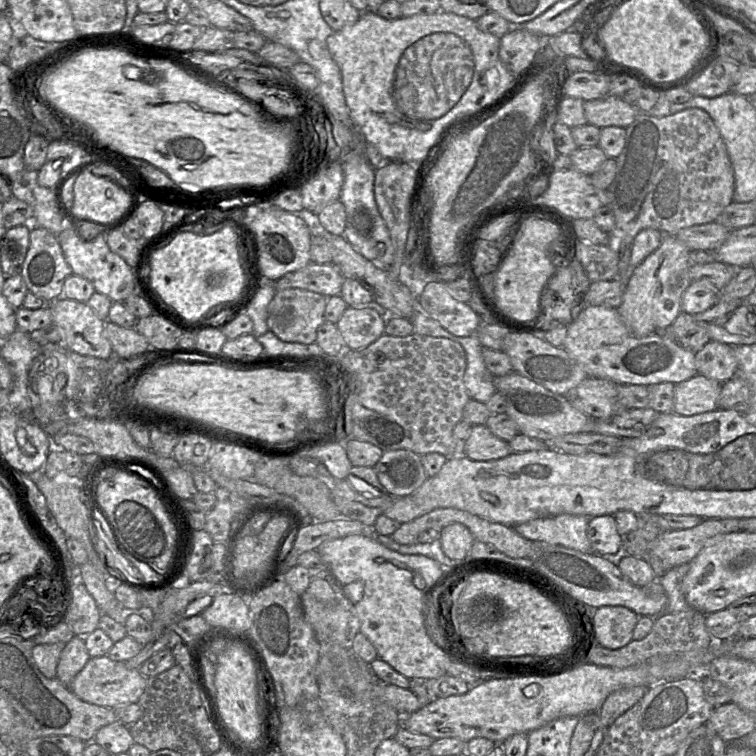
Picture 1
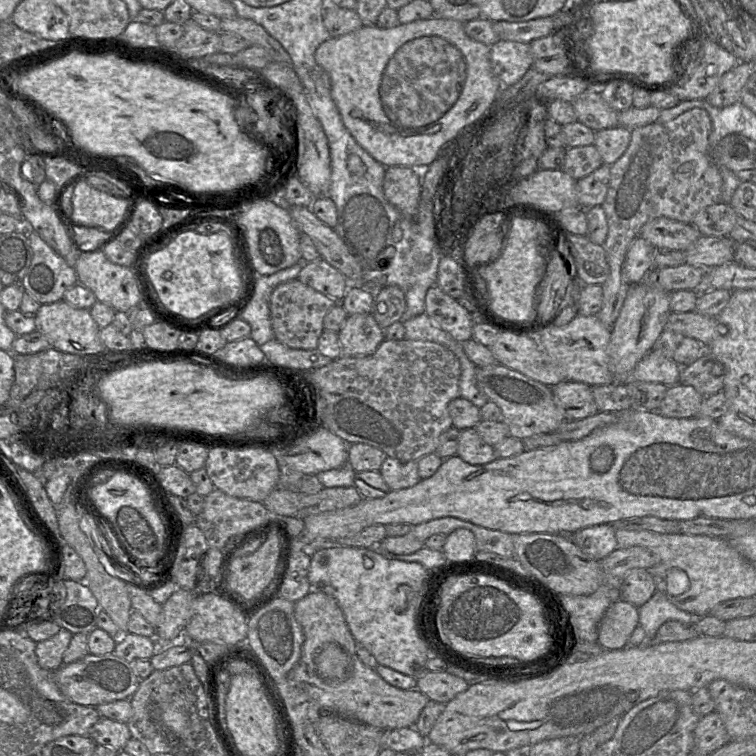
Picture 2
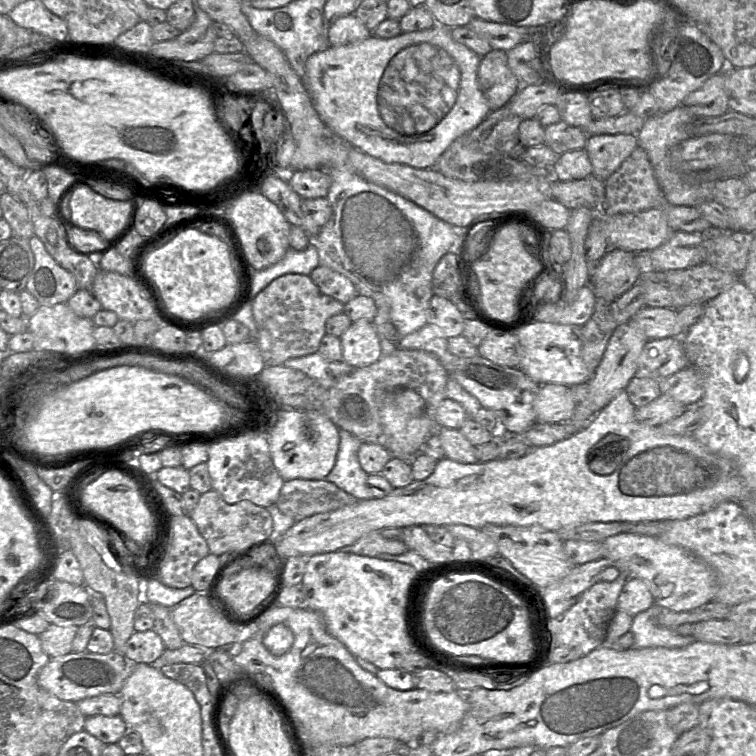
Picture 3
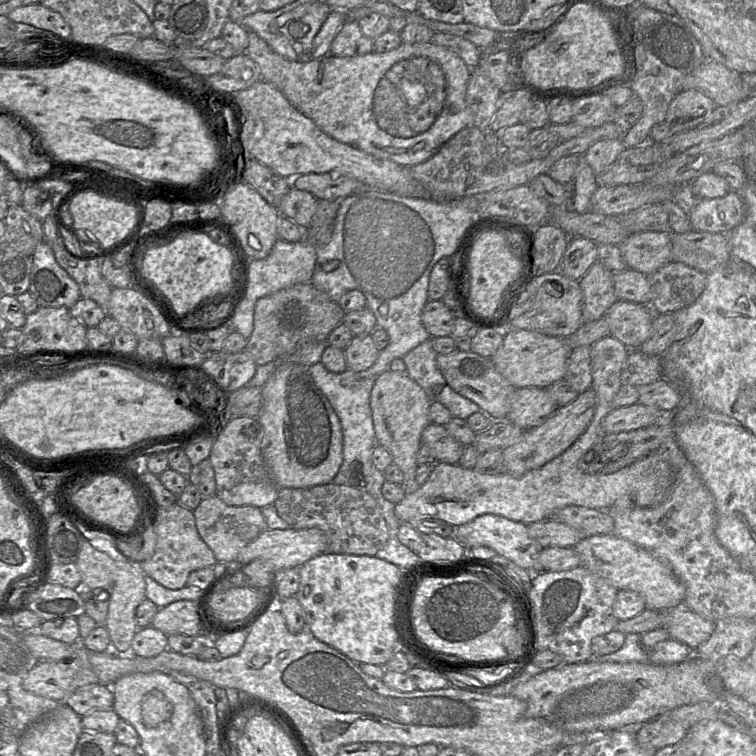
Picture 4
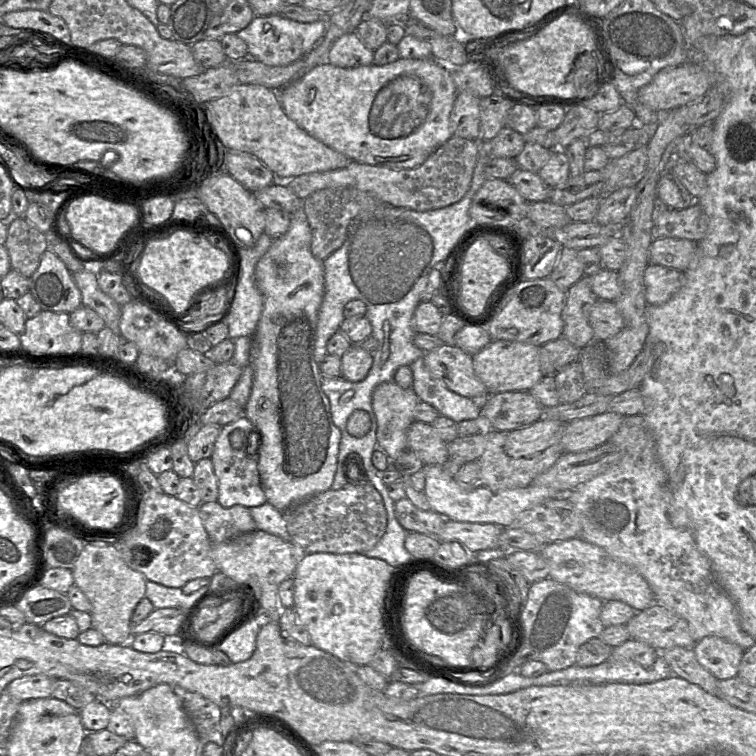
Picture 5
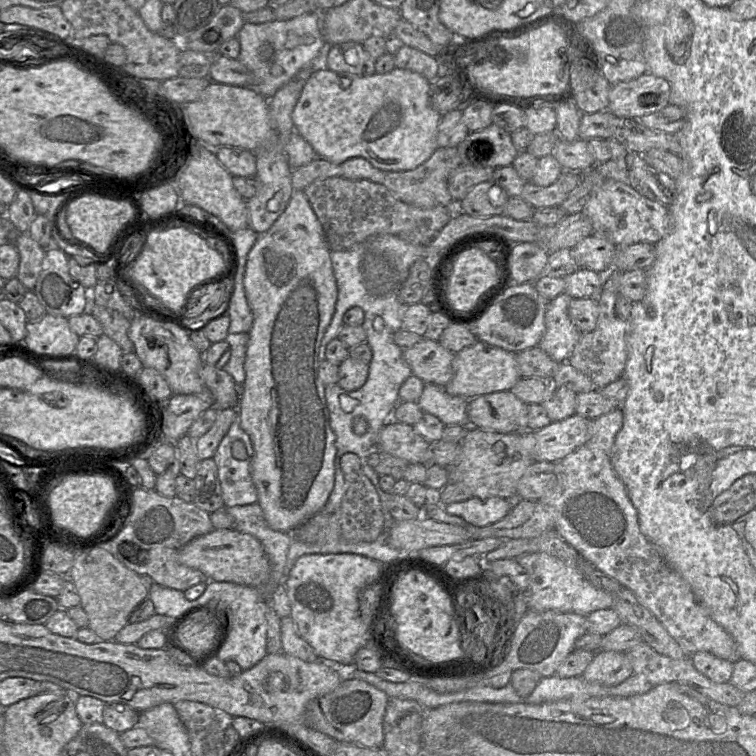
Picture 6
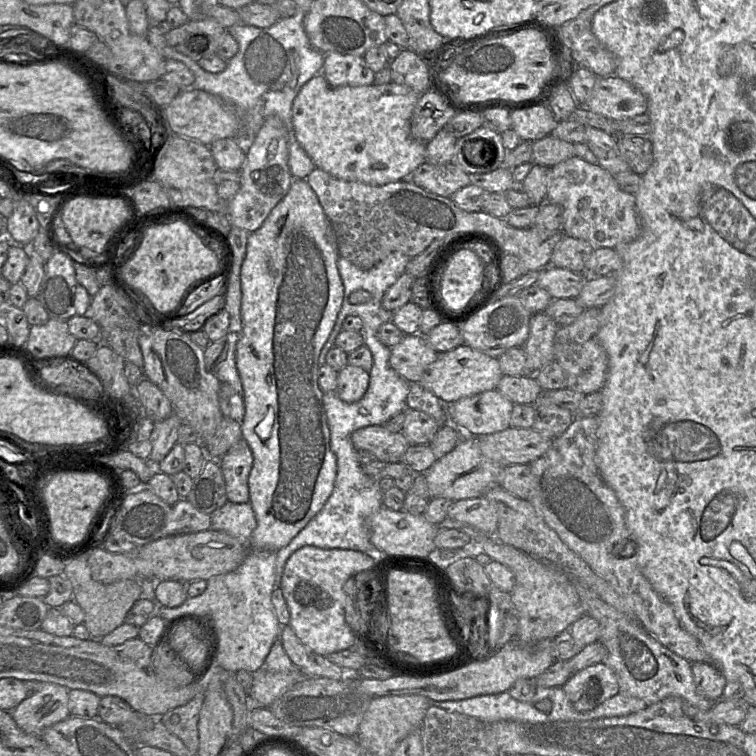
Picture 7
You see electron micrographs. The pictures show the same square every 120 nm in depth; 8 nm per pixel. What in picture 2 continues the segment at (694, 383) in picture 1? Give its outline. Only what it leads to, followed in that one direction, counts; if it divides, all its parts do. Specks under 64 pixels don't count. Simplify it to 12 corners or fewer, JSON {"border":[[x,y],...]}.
{"border":[[692,386],[668,387],[658,412],[694,418],[705,397]]}

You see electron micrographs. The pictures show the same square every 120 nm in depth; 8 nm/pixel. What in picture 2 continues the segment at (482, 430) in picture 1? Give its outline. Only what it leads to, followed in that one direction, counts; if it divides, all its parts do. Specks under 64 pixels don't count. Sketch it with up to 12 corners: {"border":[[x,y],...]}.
{"border":[[474,428],[460,430],[457,455],[471,465],[497,459]]}

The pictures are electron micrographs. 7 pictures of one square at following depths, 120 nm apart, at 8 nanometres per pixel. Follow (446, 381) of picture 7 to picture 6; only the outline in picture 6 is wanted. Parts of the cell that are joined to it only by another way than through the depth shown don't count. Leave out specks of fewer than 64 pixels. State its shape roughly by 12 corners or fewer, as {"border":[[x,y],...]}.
{"border":[[479,340],[454,354],[443,388],[466,399],[509,391],[515,352]]}

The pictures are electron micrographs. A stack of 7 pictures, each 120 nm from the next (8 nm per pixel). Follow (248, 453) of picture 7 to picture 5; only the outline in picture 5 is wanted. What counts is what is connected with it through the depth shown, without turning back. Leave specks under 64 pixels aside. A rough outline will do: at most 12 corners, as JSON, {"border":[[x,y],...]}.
{"border":[[242,415],[224,425],[210,459],[218,503],[247,508],[267,502],[257,452],[257,430]]}

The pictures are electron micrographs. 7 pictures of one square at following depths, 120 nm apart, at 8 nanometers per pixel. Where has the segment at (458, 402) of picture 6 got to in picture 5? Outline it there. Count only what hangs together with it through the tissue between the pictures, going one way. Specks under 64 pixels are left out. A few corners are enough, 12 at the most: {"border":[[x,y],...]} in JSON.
{"border":[[410,364],[420,401],[455,422],[481,420],[480,401],[451,391],[427,370]]}

